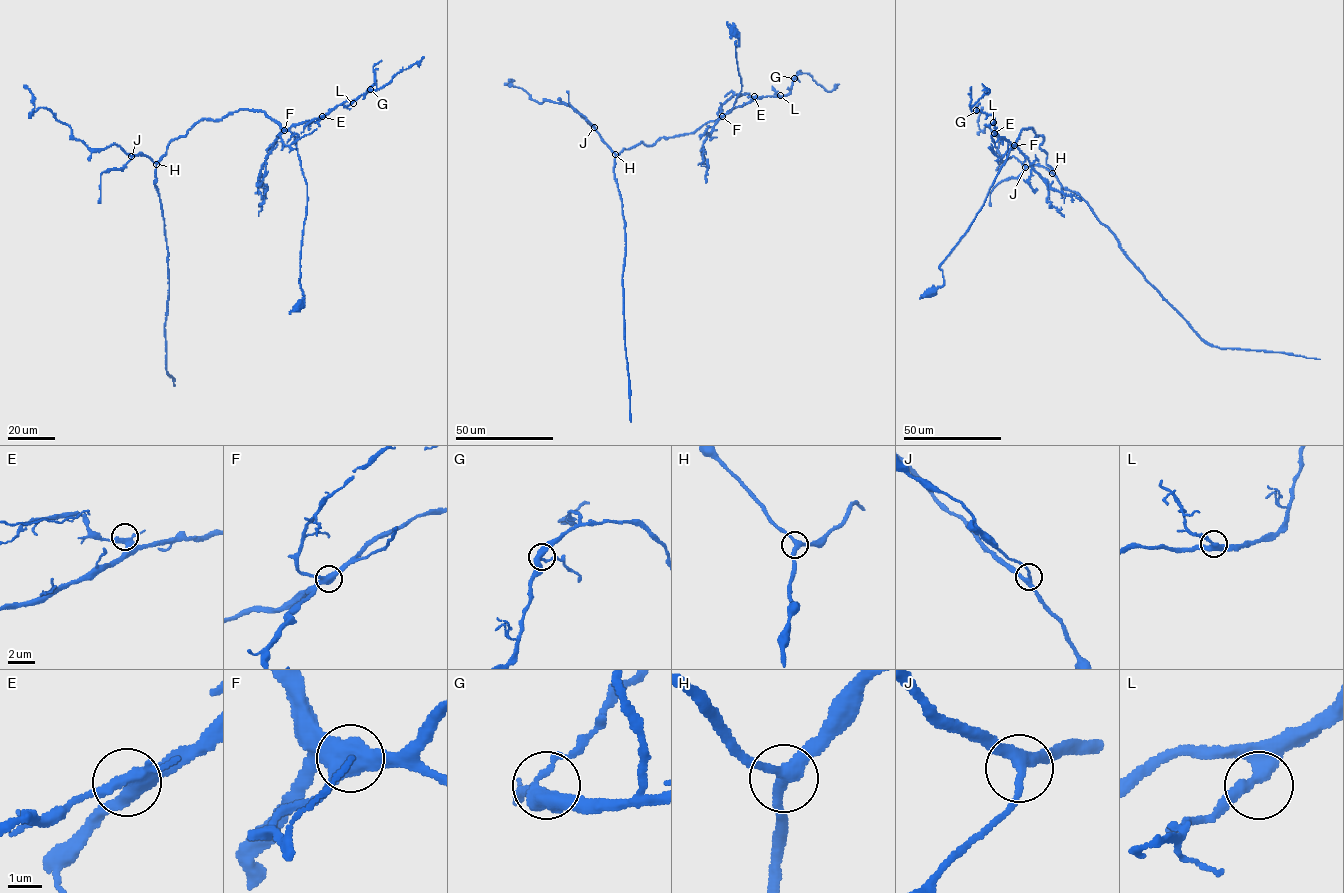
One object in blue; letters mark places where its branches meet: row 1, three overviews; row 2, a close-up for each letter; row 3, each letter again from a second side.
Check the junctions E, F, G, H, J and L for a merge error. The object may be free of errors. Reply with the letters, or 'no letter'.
no letter

